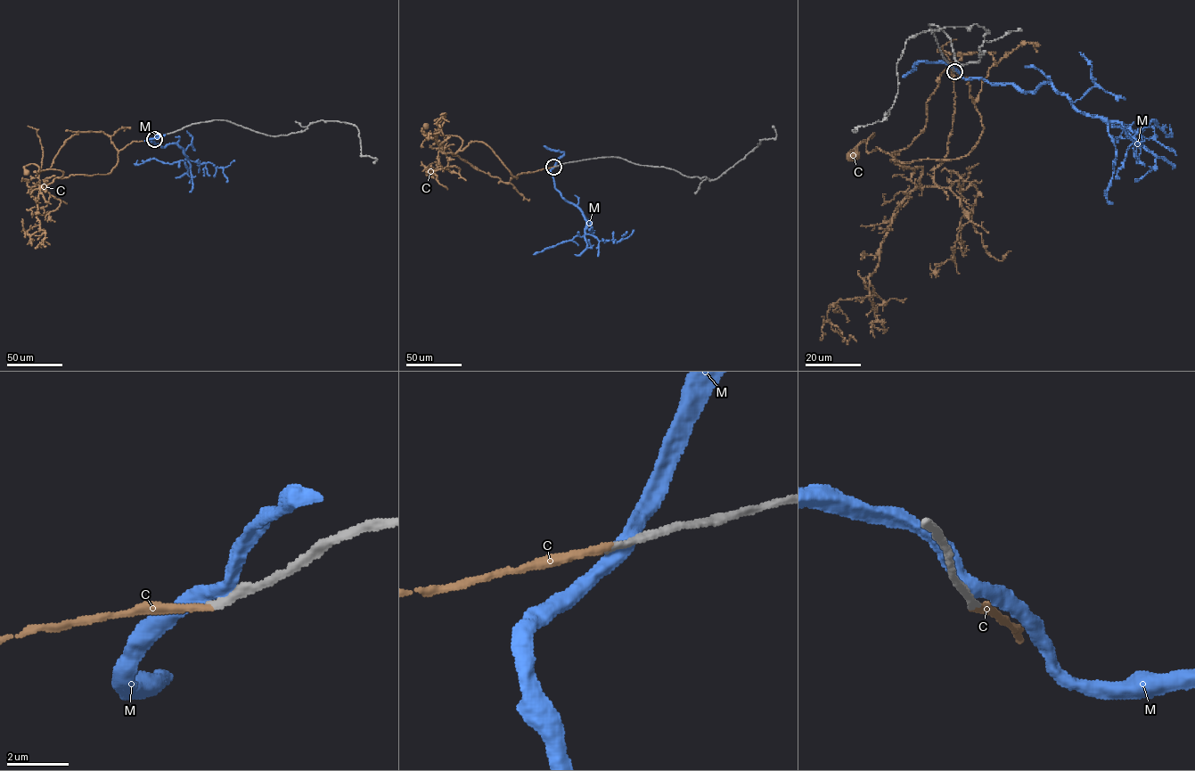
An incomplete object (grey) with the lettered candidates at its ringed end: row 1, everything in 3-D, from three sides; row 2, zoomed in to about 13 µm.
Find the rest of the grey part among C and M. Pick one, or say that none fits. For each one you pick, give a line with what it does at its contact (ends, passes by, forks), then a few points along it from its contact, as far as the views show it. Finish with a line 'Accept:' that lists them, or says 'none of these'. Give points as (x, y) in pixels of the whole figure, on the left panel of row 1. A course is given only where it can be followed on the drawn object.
C: it ends | via (154, 138), (118, 151), (109, 174), (60, 178), (63, 172), (38, 171), (34, 164), (24, 167), (26, 173)
Accept: C

